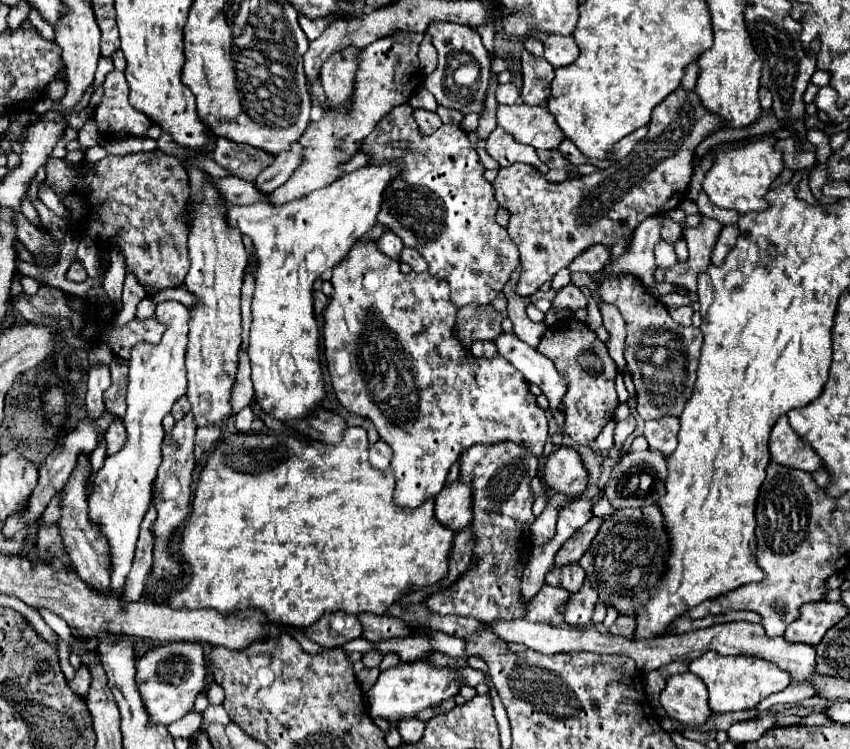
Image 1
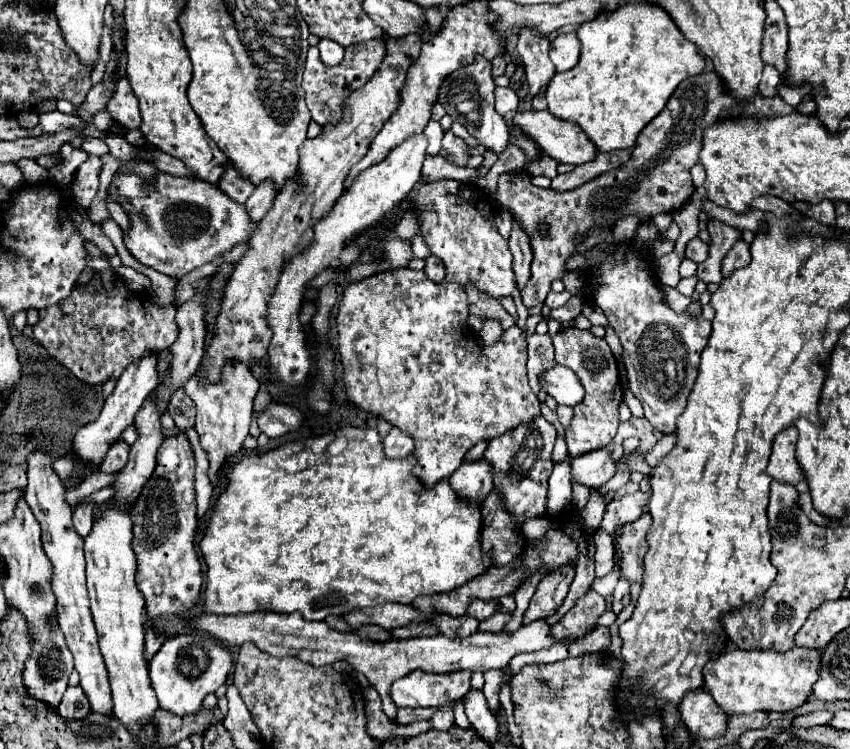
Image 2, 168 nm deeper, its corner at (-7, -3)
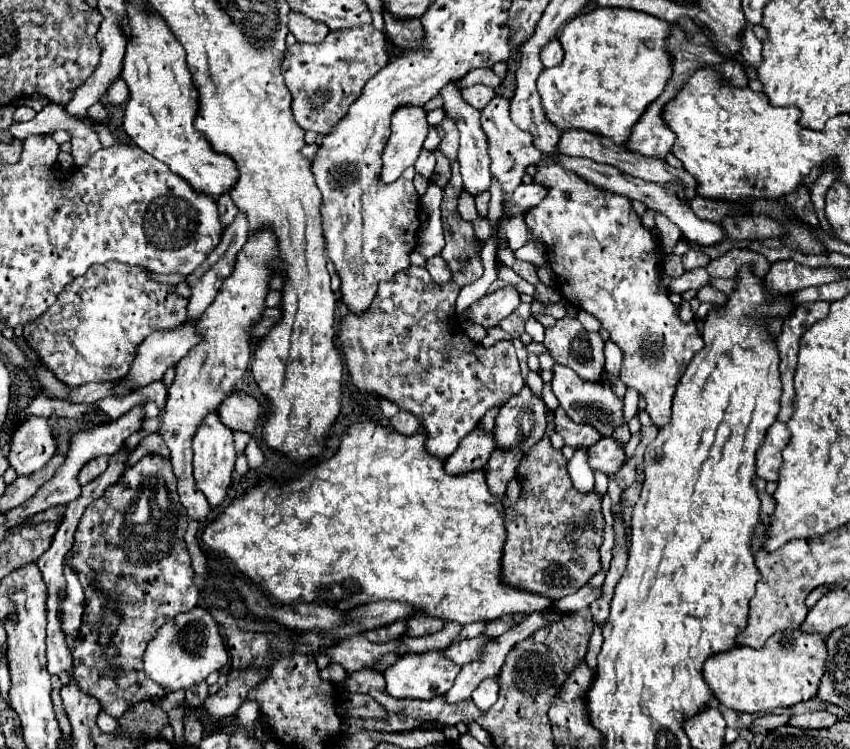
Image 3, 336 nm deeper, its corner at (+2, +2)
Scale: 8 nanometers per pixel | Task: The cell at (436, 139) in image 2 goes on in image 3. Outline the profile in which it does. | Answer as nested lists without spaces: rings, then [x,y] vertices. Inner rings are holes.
[[[422,151],[420,153],[420,157],[418,157],[418,161],[416,161],[416,171],[430,183],[430,179],[432,179],[432,171],[434,171],[434,153],[432,151]]]

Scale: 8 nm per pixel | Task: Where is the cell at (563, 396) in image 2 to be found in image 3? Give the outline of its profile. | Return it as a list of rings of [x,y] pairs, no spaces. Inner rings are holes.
[[[554,365],[554,379],[552,379],[552,389],[554,395],[560,401],[560,407],[566,411],[566,415],[574,421],[574,423],[586,423],[590,427],[594,427],[602,437],[610,437],[614,433],[616,427],[624,425],[624,403],[620,397],[614,395],[612,387],[608,381],[602,383],[592,383],[592,381],[582,381],[572,369],[564,367],[564,365]],[[606,413],[608,415],[608,423],[600,421],[600,415]]]

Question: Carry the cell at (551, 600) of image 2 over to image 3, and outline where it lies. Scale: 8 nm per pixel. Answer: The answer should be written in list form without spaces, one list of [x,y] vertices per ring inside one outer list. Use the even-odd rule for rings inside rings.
[[[492,621],[492,623],[488,623],[488,625],[486,625],[484,635],[486,635],[488,639],[492,639],[492,637],[502,635],[502,633],[504,633],[504,631],[508,631],[508,629],[510,629],[510,625],[508,625],[508,623],[502,623],[502,621]]]

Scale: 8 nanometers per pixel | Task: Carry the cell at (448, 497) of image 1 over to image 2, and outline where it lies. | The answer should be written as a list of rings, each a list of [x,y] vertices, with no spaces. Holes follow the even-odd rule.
[[[485,460],[463,464],[457,468],[457,472],[453,472],[449,484],[459,498],[483,504],[493,490],[493,480],[489,480],[489,464],[485,464]]]

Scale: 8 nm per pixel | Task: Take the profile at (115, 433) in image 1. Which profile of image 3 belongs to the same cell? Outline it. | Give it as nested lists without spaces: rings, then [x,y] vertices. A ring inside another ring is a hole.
[[[104,455],[104,457],[96,457],[96,459],[88,461],[88,463],[80,469],[80,473],[78,473],[78,483],[80,483],[80,485],[90,483],[92,479],[96,479],[96,477],[104,471],[106,465],[108,465],[108,455]]]

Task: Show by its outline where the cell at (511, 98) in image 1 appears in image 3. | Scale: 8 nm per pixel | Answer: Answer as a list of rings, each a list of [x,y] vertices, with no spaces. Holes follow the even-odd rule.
[[[472,85],[472,87],[466,87],[466,89],[462,91],[462,99],[464,99],[468,105],[480,109],[480,107],[484,107],[484,103],[488,103],[488,99],[492,99],[494,93],[496,93],[496,91],[490,89],[490,87],[486,87],[486,85]]]

